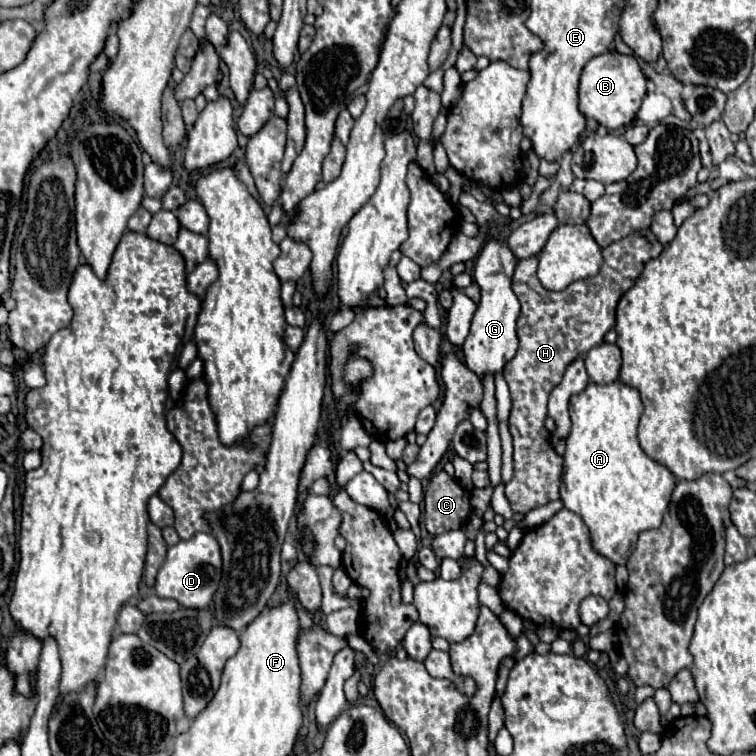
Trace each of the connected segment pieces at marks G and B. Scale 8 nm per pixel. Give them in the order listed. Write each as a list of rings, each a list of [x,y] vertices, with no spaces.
[[[488,240],[482,248],[476,266],[474,266],[474,282],[480,286],[480,302],[472,318],[470,334],[462,346],[466,366],[484,378],[486,372],[496,374],[504,368],[508,360],[514,358],[518,350],[518,336],[516,336],[516,320],[520,314],[520,302],[512,292],[512,274],[516,268],[516,256],[508,248],[506,242]]]
[[[604,52],[594,56],[582,70],[580,78],[580,112],[586,118],[598,120],[602,126],[614,130],[634,122],[642,98],[646,96],[646,76],[634,56],[618,52]]]

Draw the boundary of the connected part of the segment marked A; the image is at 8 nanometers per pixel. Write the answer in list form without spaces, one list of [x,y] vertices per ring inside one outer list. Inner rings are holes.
[[[614,380],[610,384],[590,382],[582,392],[570,398],[572,428],[566,438],[566,454],[564,454],[566,470],[562,474],[560,498],[564,508],[582,516],[582,520],[590,528],[594,548],[602,556],[610,558],[614,564],[626,564],[640,532],[660,528],[662,516],[670,502],[670,494],[676,486],[674,474],[664,464],[646,456],[646,452],[638,444],[636,434],[642,410],[644,408],[638,390],[626,386],[622,380]]]

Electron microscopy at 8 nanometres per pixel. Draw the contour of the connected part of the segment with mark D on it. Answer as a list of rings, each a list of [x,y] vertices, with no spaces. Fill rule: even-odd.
[[[198,532],[190,540],[180,540],[176,546],[168,548],[166,562],[162,564],[156,576],[156,594],[160,598],[172,598],[184,608],[206,608],[220,584],[222,578],[222,558],[220,546],[212,534]]]

